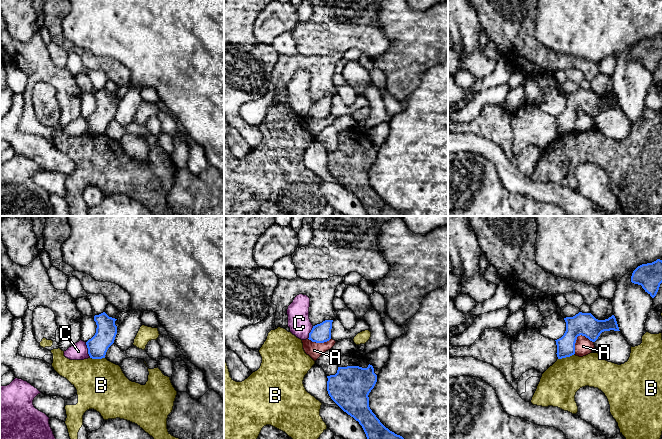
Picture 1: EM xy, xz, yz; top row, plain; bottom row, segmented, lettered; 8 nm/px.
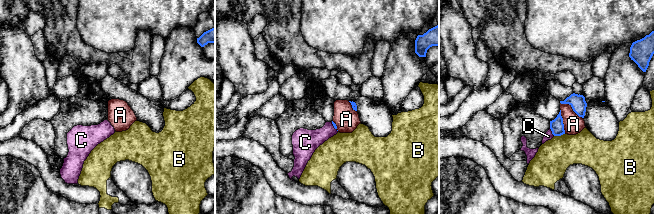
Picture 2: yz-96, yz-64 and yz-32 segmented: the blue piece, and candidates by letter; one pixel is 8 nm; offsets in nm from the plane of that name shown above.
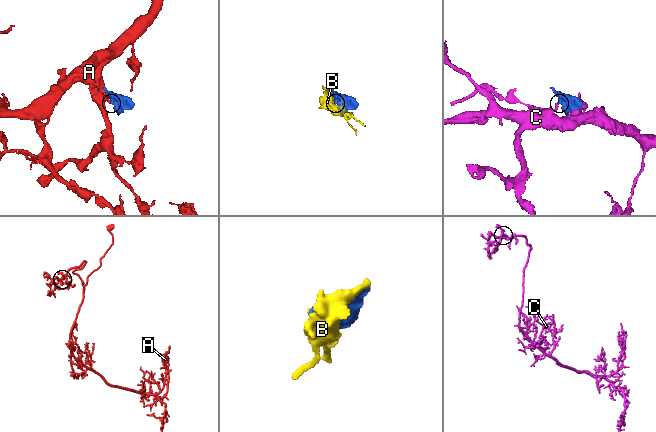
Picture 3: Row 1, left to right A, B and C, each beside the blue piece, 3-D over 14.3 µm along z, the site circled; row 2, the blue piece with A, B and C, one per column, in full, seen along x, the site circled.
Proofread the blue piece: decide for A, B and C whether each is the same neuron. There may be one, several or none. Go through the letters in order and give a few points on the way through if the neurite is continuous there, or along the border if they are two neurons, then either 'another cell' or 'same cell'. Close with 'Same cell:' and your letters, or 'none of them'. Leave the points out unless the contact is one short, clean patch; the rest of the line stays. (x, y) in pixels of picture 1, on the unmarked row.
A: along yz (593, 117), (579, 111), (575, 119), (574, 129) | another cell
B: another cell
C: another cell
Same cell: none of them

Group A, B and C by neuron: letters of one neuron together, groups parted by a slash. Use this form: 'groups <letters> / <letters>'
groups A / B / C

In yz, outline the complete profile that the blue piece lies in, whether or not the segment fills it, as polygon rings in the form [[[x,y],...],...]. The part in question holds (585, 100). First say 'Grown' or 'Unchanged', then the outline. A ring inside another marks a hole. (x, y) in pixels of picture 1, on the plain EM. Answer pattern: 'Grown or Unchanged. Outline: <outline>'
Unchanged. Outline: [[[579,88],[573,93],[564,94],[564,96],[566,107],[561,114],[555,116],[558,135],[575,130],[575,119],[580,111],[595,118],[604,107],[620,107],[614,91],[605,96],[598,96],[591,89]]]

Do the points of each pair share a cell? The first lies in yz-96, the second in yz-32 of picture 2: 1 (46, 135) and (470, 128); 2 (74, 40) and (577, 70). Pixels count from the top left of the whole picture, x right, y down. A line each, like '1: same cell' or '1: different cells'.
1: same cell
2: same cell

